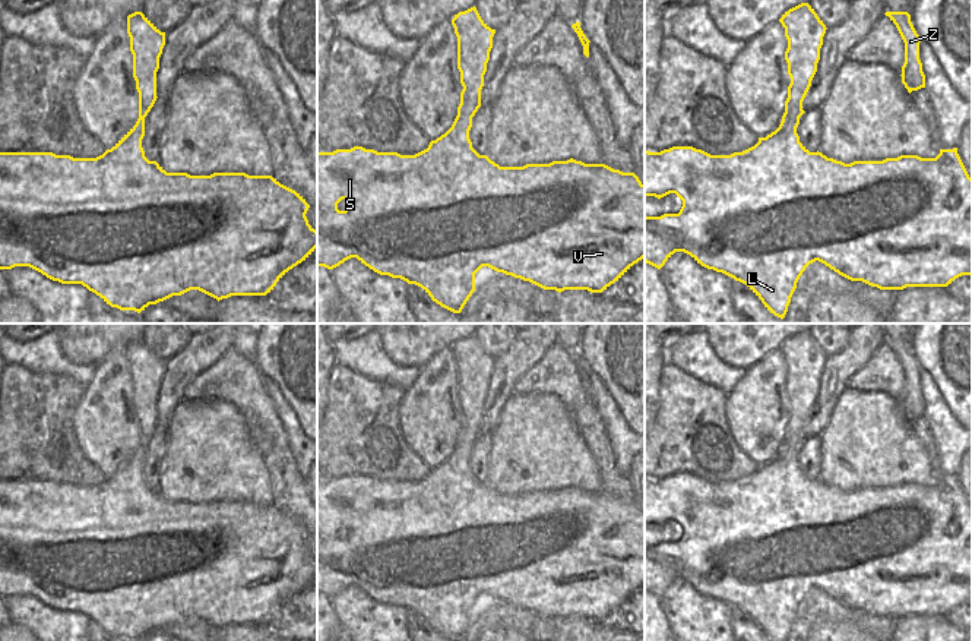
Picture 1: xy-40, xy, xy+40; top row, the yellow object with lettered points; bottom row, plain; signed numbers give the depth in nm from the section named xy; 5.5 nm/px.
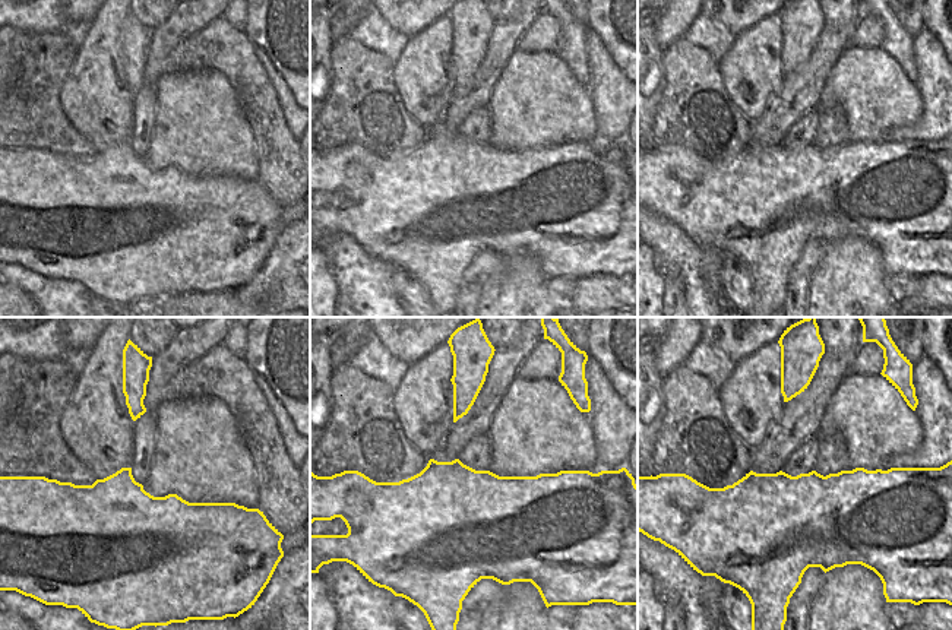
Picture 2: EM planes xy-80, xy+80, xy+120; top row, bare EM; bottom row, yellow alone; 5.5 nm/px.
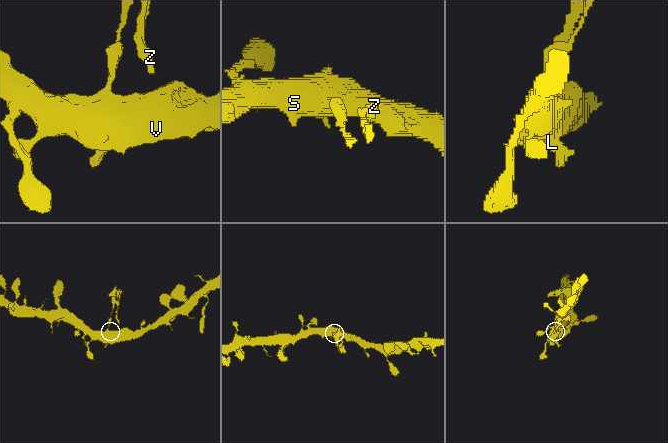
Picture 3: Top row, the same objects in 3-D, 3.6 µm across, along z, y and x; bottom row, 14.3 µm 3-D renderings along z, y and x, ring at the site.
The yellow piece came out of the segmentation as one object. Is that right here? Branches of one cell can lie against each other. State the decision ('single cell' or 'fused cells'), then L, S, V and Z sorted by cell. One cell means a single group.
fused cells | L S V / Z

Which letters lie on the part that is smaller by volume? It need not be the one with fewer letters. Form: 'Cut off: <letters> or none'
Cut off: Z

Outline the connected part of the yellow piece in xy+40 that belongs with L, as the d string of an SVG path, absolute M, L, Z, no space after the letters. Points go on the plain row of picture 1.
M785 433L785 441L779 455L759 465L759 470L731 483L710 483L693 474L672 474L661 480L649 480L645 477L645 525L655 524L658 527L675 521L683 534L678 541L664 541L661 544L645 544L645 590L661 597L665 590L675 581L684 580L697 591L707 597L722 600L735 609L745 612L764 632L770 641L786 641L791 625L797 616L797 610L805 596L819 588L851 609L862 609L880 618L903 618L906 615L947 615L962 603L972 603L972 506L969 505L957 476L940 477L935 486L921 486L918 483L900 483L897 486L886 486L883 489L854 489L845 492L833 486L827 486L821 480L810 480L797 461L800 445L795 433Z

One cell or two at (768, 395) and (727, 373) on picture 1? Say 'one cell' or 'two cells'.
two cells

